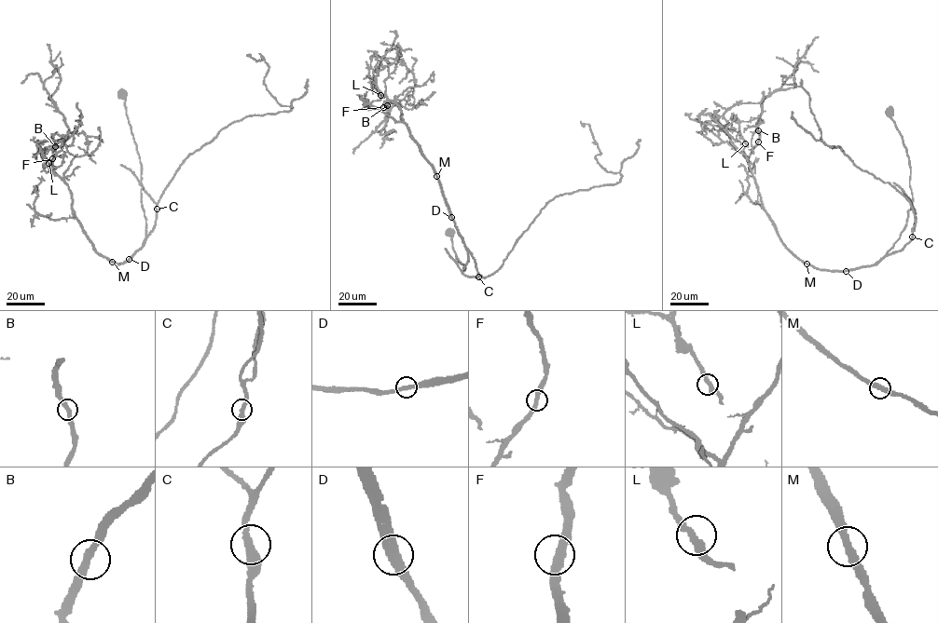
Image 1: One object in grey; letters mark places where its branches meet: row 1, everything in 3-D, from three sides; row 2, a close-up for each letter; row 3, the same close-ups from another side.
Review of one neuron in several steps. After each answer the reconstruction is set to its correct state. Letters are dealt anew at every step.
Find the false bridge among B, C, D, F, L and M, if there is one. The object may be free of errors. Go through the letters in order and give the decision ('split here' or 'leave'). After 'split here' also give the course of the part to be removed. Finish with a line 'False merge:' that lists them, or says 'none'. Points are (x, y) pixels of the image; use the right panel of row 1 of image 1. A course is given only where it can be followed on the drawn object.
B: leave
C: leave
D: leave
F: leave
L: leave
M: leave
False merge: none

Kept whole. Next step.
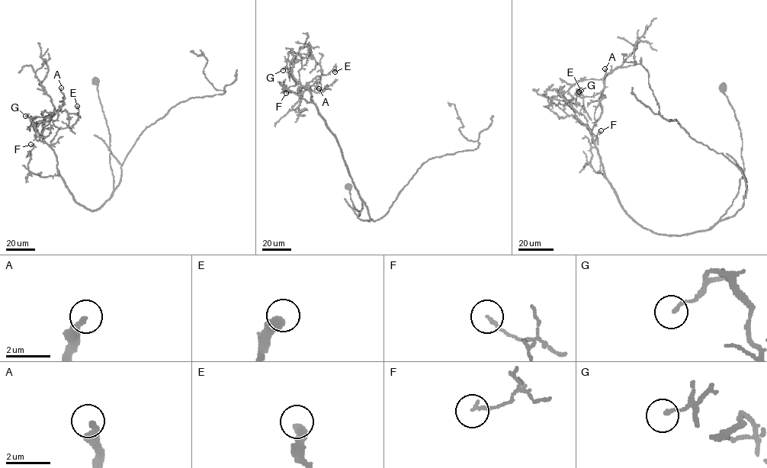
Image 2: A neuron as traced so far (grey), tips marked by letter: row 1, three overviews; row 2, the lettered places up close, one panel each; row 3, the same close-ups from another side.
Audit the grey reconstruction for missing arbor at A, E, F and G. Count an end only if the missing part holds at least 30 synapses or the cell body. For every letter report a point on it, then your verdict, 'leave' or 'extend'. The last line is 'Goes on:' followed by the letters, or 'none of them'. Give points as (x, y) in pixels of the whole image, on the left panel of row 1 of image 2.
A: place (61, 88); leave
E: place (77, 106); leave
F: place (30, 144); leave
G: place (25, 116); leave
Goes on: none of them

